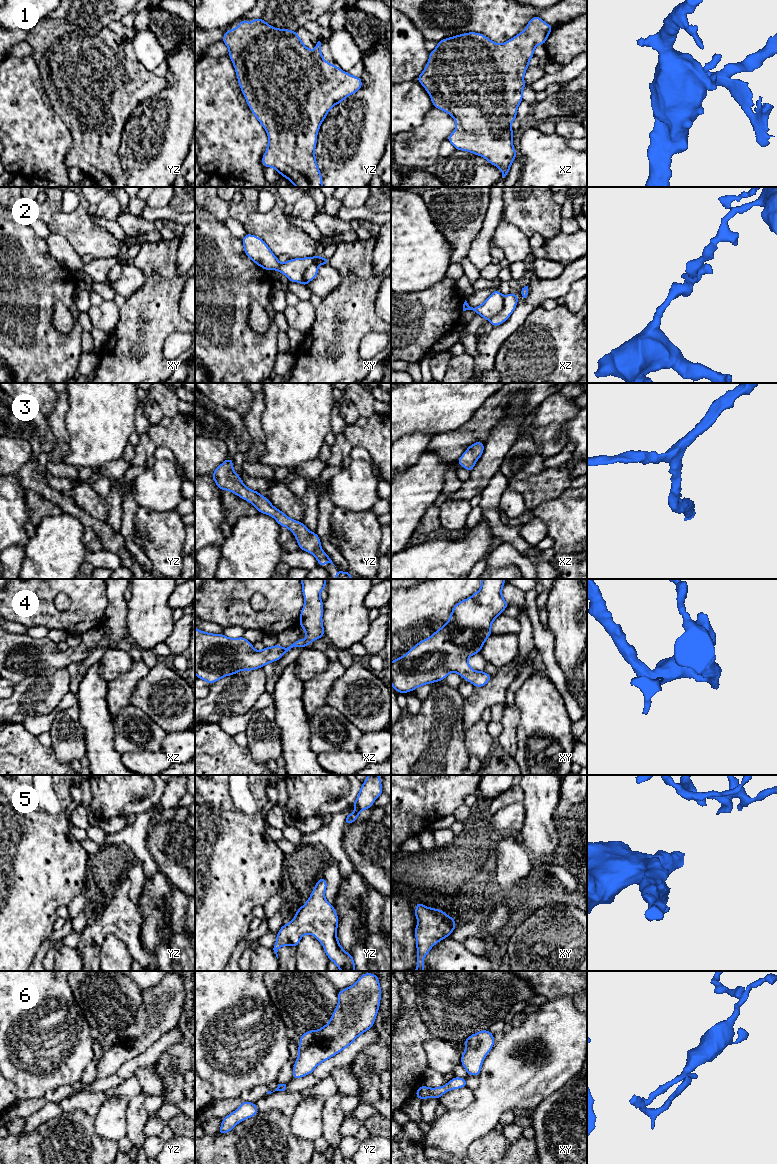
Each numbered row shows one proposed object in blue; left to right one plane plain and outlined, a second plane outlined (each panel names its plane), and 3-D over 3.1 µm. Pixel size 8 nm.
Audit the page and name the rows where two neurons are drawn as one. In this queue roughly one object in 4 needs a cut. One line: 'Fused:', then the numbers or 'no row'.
Fused: 2

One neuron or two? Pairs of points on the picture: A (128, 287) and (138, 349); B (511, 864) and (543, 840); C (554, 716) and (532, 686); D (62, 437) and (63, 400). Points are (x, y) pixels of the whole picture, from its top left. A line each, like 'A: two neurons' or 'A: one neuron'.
A: two neurons
B: two neurons
C: one neuron
D: one neuron

